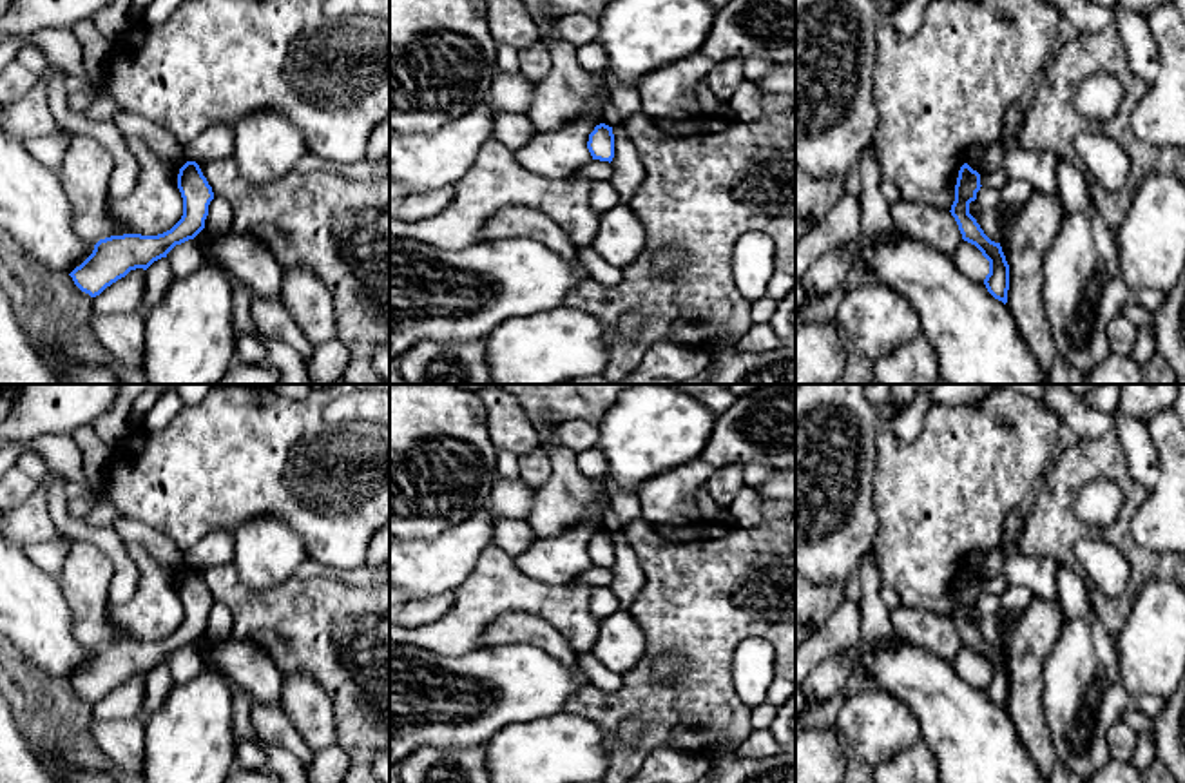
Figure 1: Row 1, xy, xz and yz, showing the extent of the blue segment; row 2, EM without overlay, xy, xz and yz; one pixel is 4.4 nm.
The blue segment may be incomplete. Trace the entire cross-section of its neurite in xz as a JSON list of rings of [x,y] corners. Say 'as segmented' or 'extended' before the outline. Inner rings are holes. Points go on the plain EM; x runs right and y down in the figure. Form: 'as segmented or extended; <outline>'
as segmented; [[[600,529],[589,540],[587,555],[592,566],[612,567],[614,564],[614,540],[612,533]]]

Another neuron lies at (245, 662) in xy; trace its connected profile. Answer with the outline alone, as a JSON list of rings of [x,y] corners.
[[[205,638],[194,643],[207,667],[217,667],[230,682],[241,687],[254,701],[275,703],[283,696],[283,674],[270,652],[255,640]]]

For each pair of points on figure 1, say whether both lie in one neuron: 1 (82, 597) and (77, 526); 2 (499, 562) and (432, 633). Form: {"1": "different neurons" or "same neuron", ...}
{"1": "different neurons", "2": "same neuron"}

